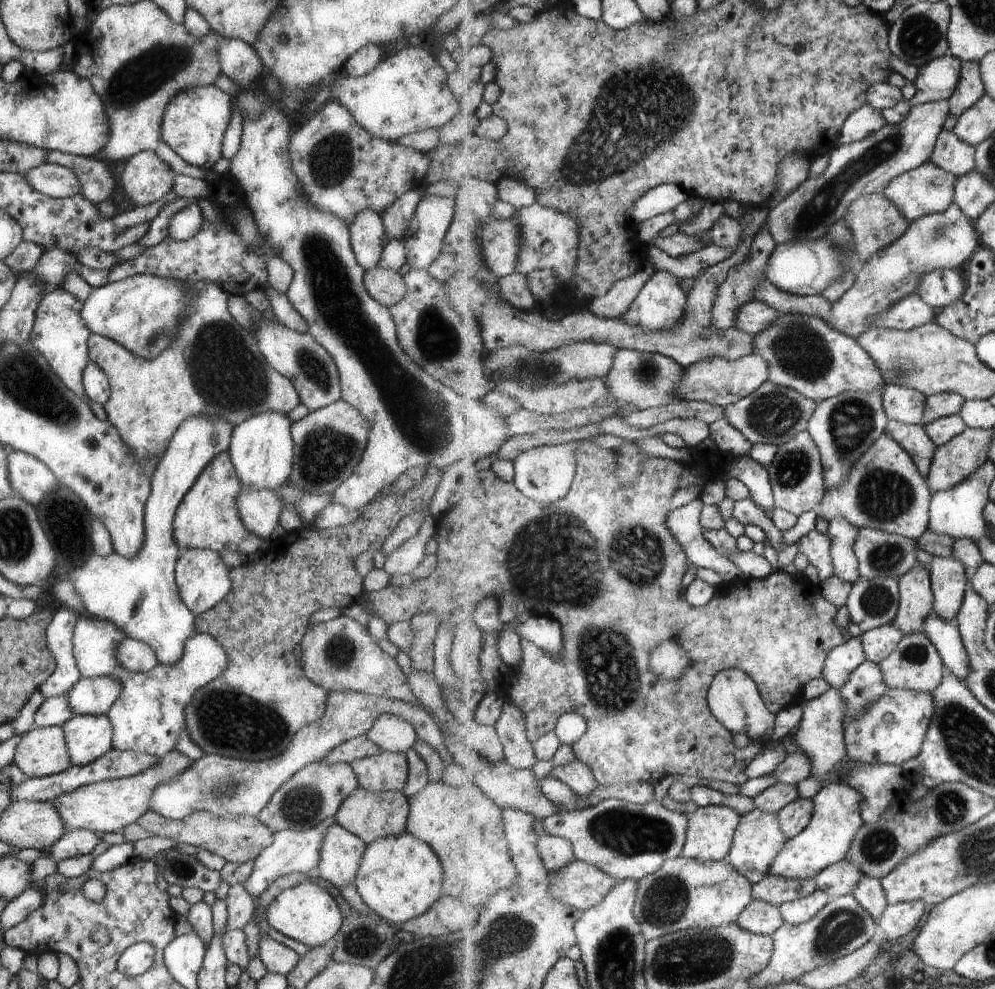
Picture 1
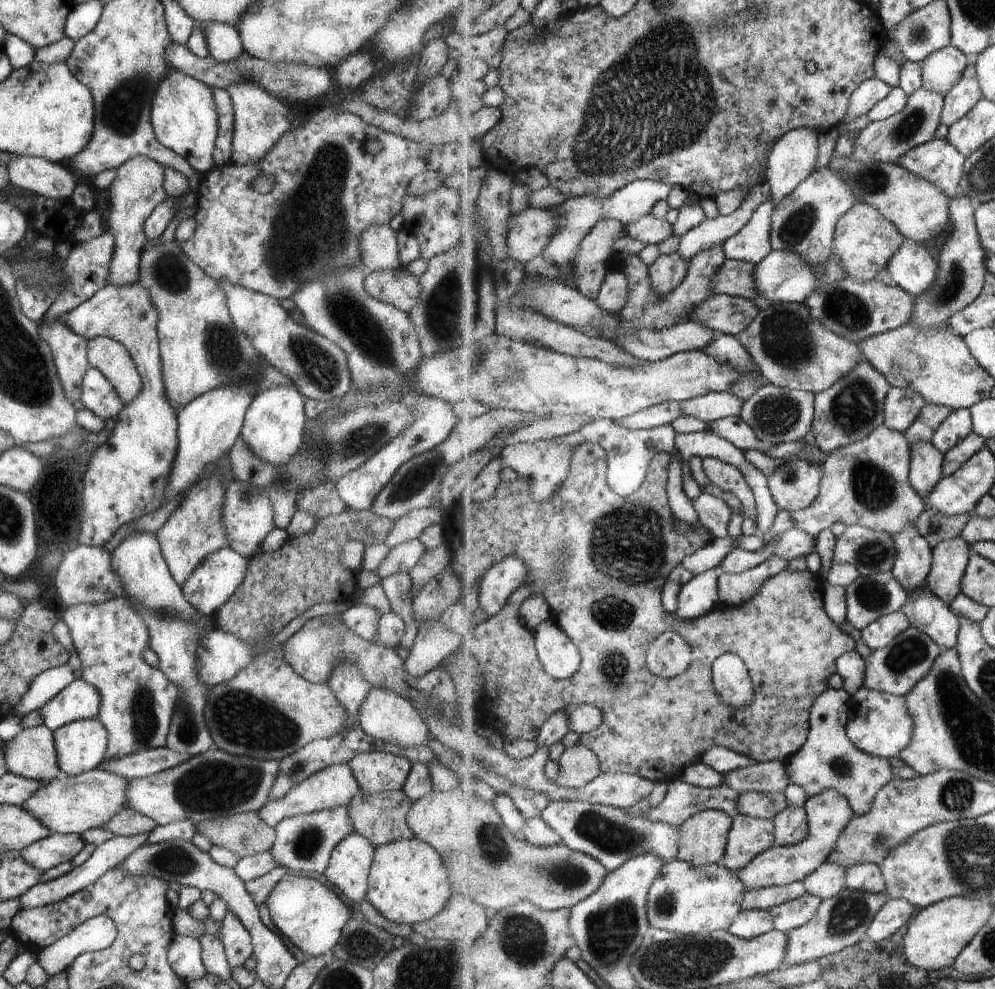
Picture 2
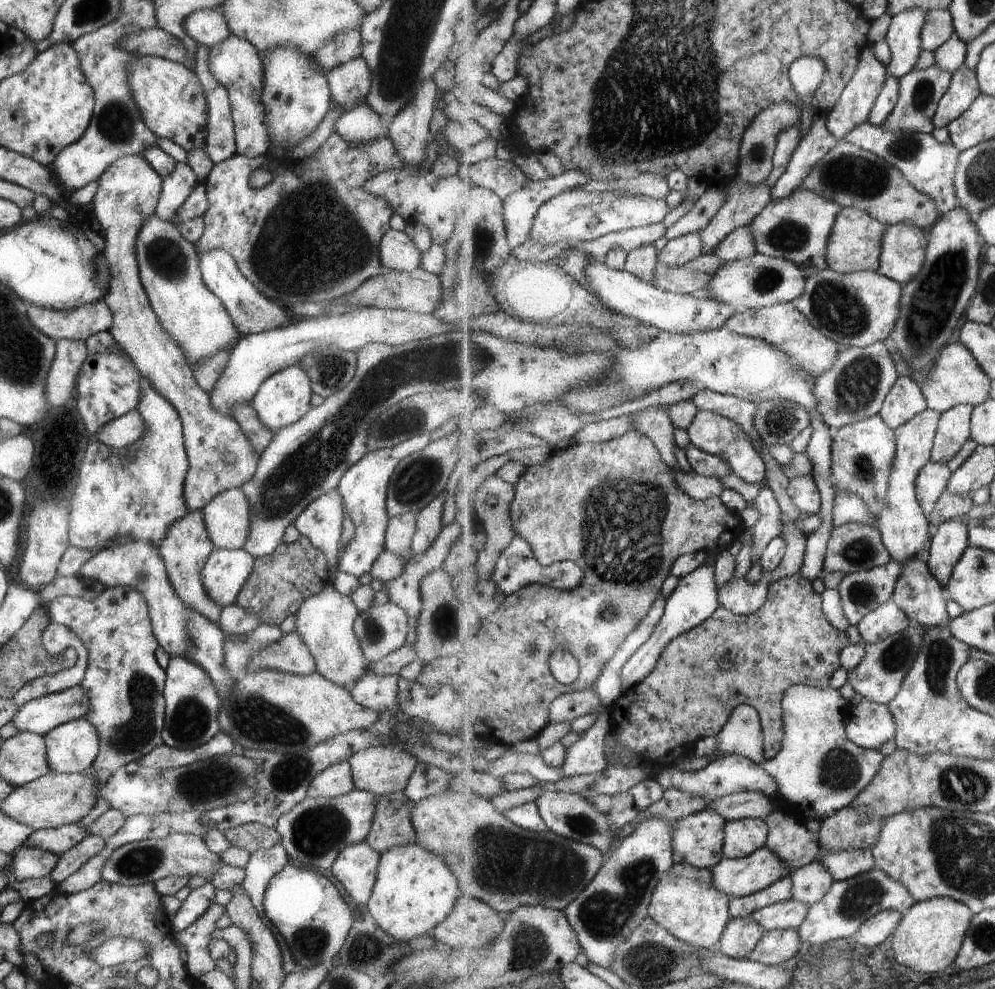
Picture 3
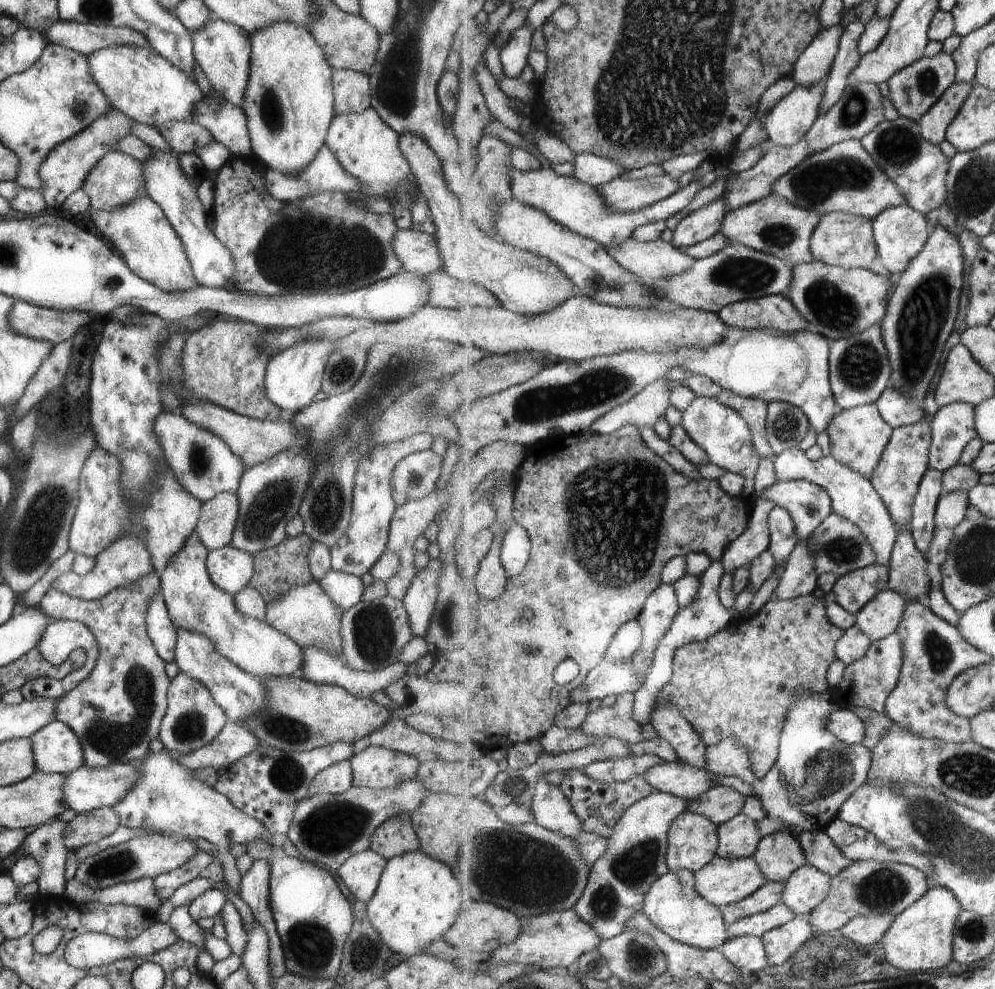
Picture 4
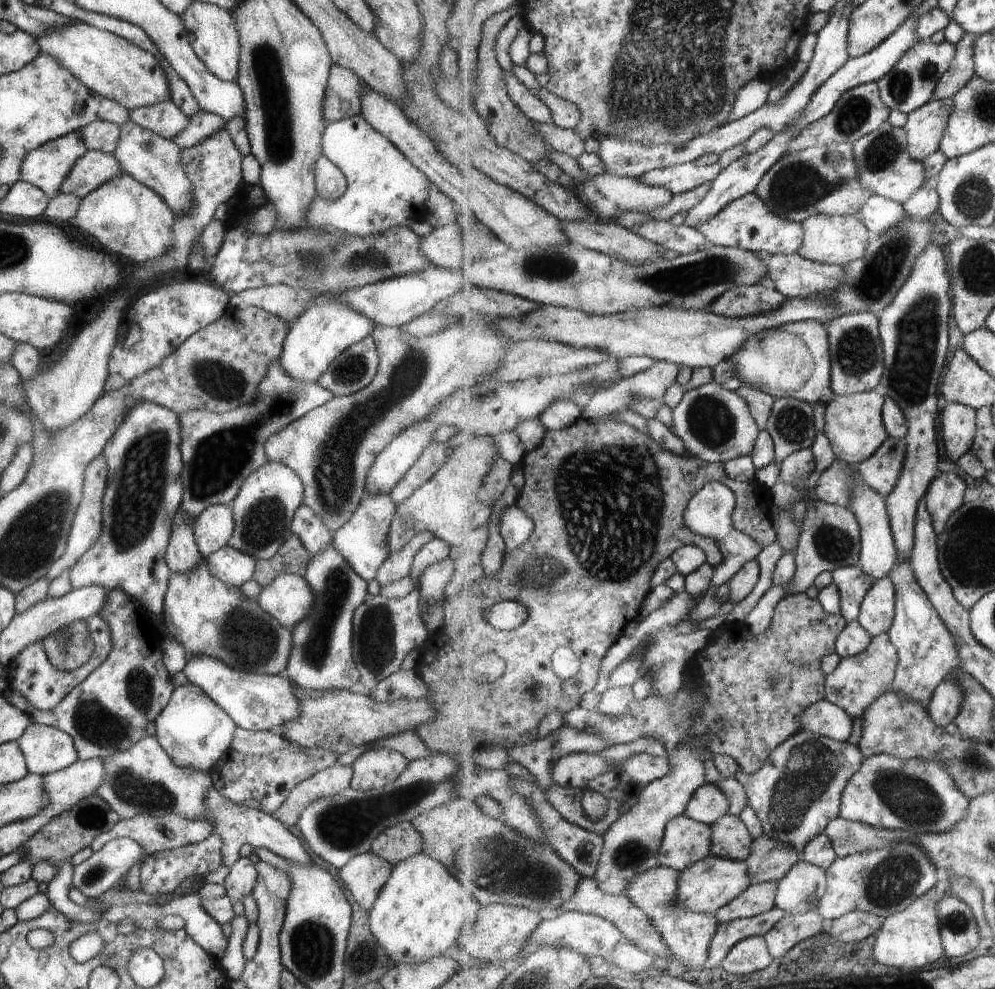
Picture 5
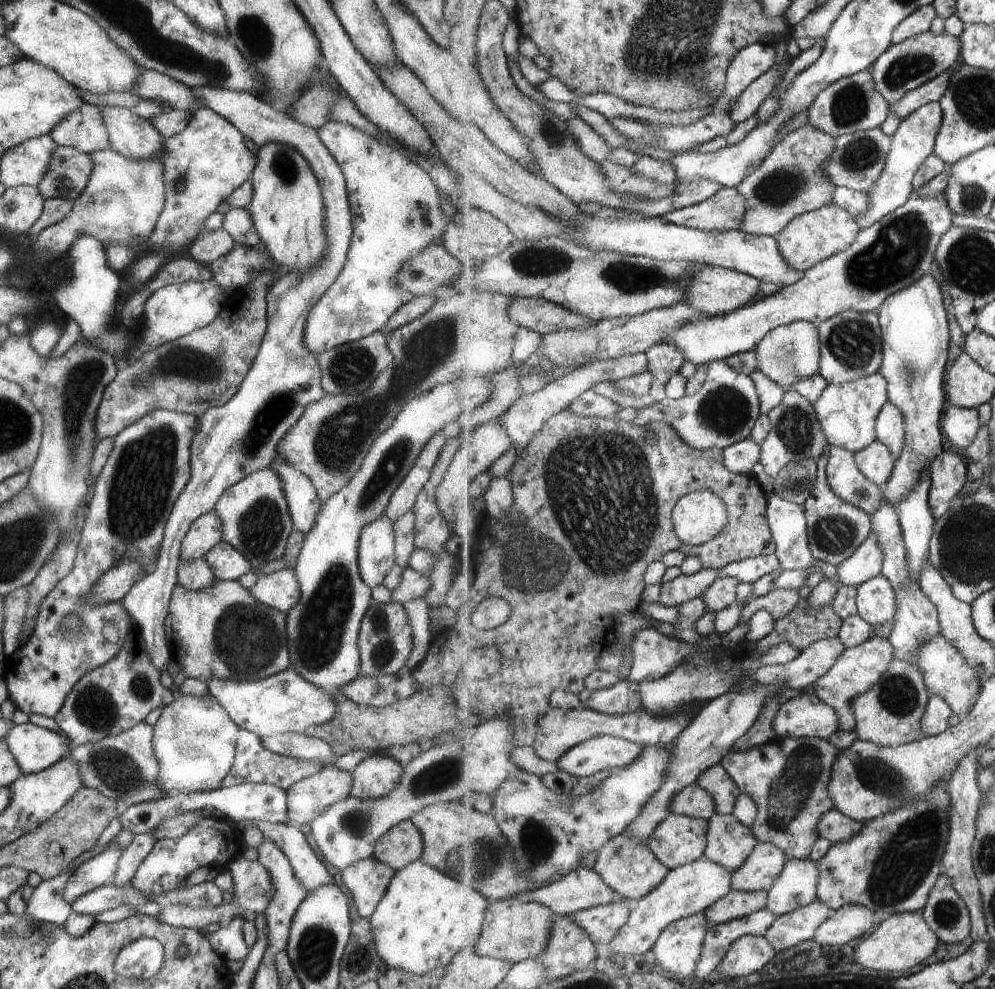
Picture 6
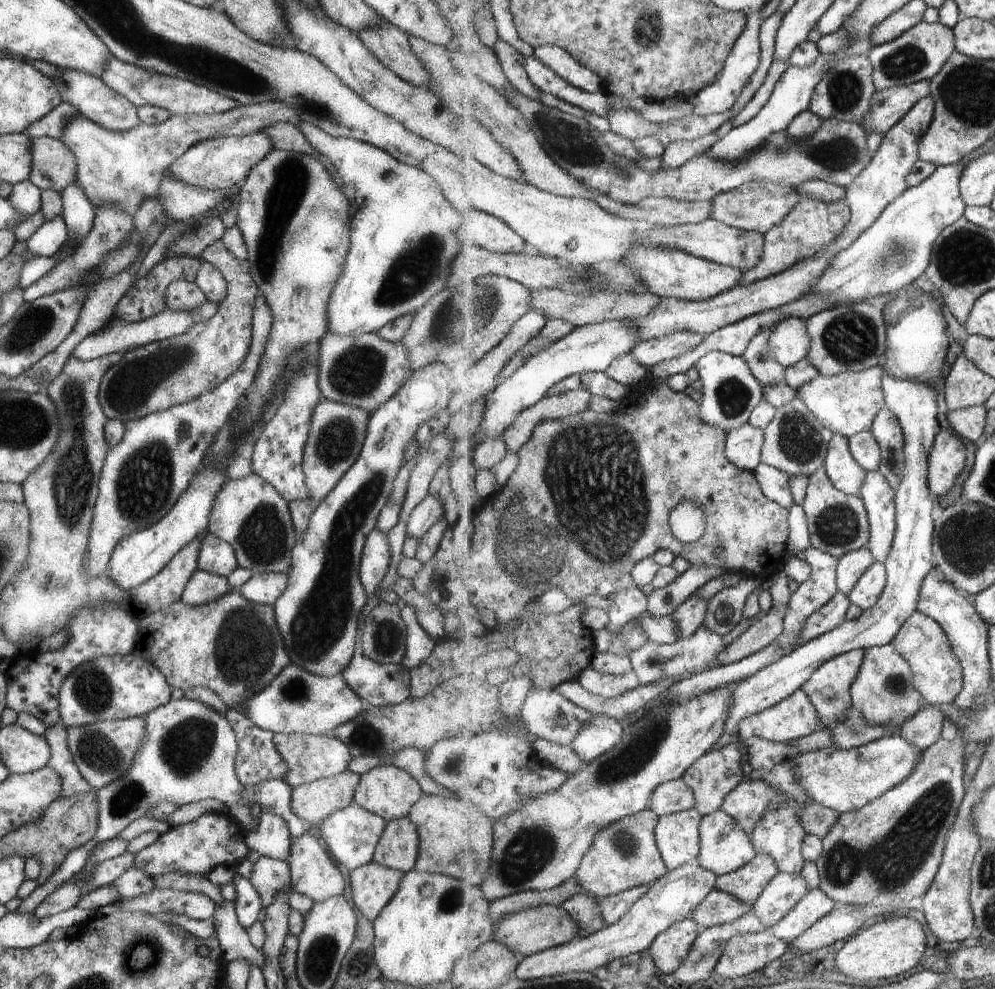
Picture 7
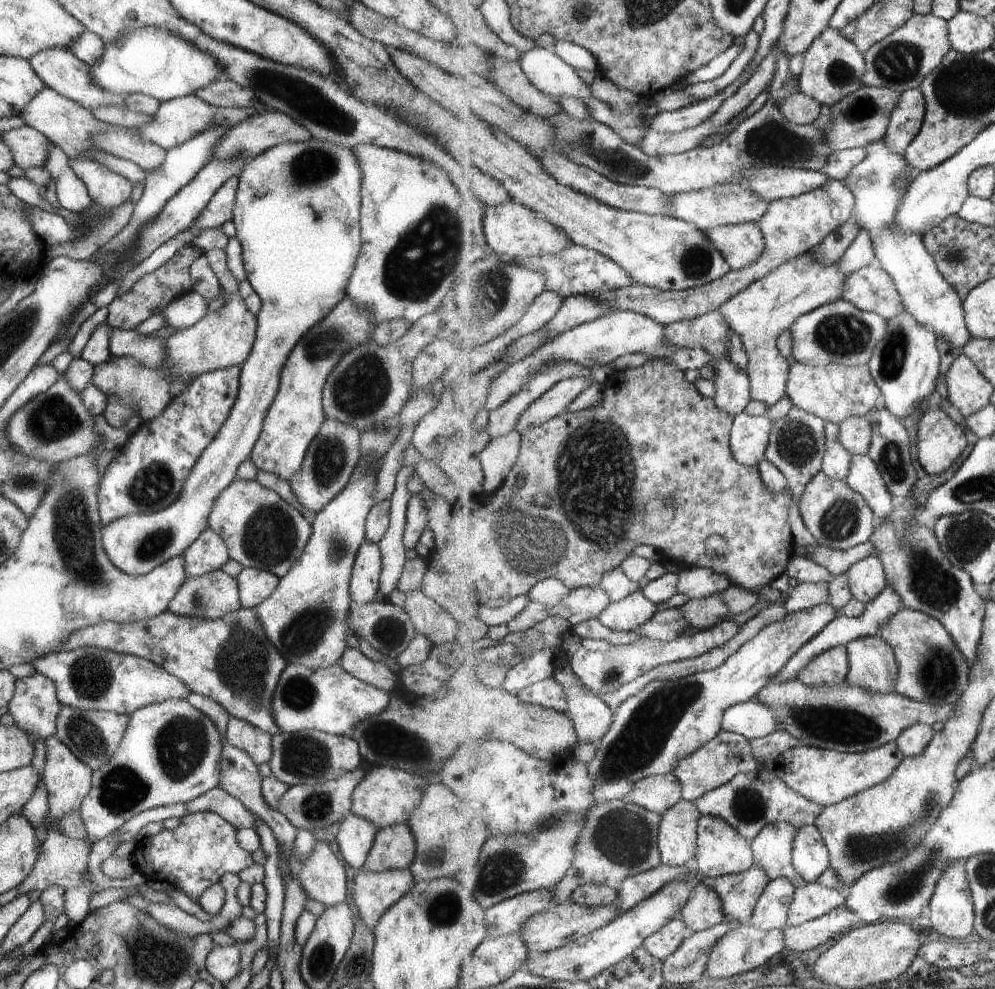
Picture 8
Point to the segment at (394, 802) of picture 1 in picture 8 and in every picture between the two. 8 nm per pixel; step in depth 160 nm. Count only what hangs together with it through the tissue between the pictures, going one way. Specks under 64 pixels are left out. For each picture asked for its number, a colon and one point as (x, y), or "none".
2: (380, 817)
3: (390, 826)
4: (394, 836)
5: (395, 843)
6: (402, 843)
7: (397, 847)
8: (393, 847)

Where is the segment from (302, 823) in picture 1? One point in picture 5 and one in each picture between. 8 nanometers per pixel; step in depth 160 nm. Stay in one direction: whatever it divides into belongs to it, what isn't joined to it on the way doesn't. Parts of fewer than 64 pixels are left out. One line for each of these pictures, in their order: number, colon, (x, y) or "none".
2: (332, 786)
3: (335, 780)
4: (337, 777)
5: (326, 783)

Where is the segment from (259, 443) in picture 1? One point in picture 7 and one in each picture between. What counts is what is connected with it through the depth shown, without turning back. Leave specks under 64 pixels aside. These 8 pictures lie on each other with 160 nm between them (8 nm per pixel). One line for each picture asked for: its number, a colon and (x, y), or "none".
2: (272, 427)
3: (282, 398)
4: (293, 376)
5: (320, 332)
6: (395, 210)
7: (403, 233)

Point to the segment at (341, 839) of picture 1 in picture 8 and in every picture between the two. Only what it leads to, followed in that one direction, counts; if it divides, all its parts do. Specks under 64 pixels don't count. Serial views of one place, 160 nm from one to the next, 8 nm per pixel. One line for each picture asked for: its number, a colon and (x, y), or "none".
2: (347, 867)
3: (354, 868)
4: (360, 873)
5: (363, 875)
6: (367, 879)
7: (372, 886)
8: (373, 892)

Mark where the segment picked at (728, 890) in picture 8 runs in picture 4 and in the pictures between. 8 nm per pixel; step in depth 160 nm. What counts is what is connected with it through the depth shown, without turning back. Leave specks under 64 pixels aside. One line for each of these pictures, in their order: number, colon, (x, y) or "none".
4: (780, 854)
5: (770, 862)
6: (761, 870)
7: (747, 885)

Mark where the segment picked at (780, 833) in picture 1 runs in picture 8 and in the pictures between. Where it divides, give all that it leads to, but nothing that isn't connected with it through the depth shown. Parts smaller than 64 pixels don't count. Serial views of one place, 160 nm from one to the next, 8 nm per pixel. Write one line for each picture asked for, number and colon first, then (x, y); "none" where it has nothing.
2: (750, 837)
3: (743, 837)
4: (739, 837)
5: (731, 839)
6: (730, 842)
7: (725, 848)
8: (721, 850)

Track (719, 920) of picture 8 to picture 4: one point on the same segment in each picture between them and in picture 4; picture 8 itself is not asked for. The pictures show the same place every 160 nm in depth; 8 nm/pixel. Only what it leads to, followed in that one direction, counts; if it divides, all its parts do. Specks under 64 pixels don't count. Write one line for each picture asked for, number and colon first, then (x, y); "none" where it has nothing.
4: (771, 894)
5: (757, 899)
6: (737, 904)
7: (719, 908)

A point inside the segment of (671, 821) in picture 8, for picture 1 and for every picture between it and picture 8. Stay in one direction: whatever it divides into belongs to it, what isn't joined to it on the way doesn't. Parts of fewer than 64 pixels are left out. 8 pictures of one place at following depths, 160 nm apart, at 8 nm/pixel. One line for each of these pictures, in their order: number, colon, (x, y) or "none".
1: (711, 830)
2: (704, 840)
3: (698, 840)
4: (694, 841)
5: (686, 842)
6: (681, 839)
7: (678, 836)

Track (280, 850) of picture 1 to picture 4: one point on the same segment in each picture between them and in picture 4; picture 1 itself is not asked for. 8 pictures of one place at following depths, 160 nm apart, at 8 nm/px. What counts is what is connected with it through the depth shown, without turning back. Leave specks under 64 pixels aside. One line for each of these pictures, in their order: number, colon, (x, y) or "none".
2: (302, 843)
3: (313, 832)
4: (325, 829)

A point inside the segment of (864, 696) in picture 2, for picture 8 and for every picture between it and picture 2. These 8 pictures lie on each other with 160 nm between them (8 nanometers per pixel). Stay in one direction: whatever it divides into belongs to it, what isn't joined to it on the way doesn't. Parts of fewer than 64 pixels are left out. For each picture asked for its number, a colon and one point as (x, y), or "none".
3: (870, 725)
4: (847, 726)
5: (824, 718)
6: (804, 716)
7: (795, 717)
8: (750, 719)

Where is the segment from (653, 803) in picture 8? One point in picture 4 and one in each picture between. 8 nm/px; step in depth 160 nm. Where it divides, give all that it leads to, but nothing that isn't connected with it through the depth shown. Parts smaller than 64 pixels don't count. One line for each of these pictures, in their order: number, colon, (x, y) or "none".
4: (720, 804)
5: (708, 805)
6: (695, 801)
7: (670, 798)

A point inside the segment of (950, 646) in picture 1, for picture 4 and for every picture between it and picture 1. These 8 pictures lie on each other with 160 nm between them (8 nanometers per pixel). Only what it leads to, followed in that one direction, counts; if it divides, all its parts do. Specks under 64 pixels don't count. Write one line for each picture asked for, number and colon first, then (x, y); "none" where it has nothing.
2: (926, 611)
3: (919, 594)
4: (909, 570)

